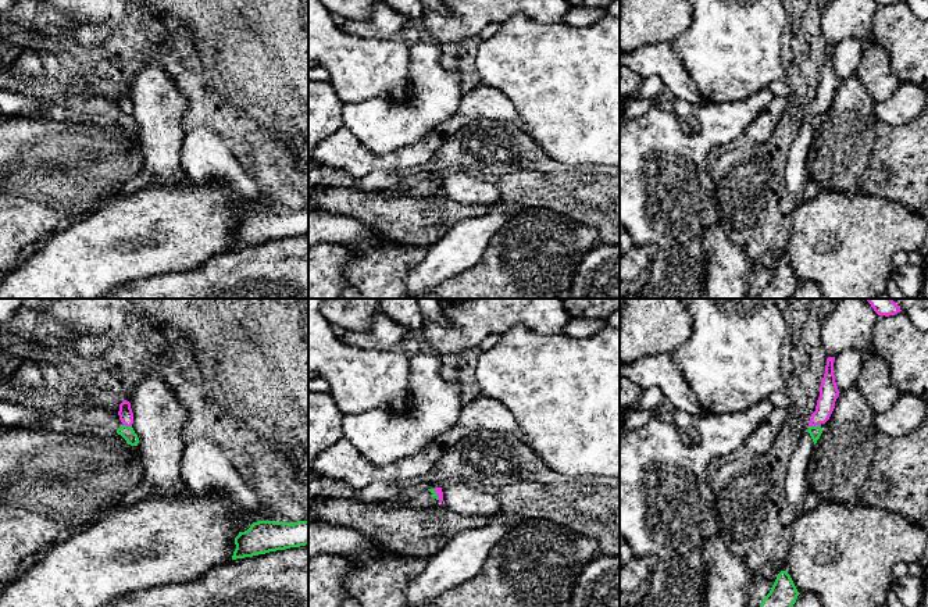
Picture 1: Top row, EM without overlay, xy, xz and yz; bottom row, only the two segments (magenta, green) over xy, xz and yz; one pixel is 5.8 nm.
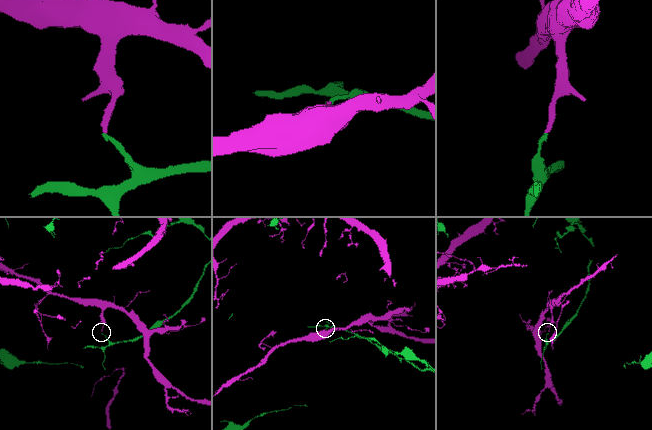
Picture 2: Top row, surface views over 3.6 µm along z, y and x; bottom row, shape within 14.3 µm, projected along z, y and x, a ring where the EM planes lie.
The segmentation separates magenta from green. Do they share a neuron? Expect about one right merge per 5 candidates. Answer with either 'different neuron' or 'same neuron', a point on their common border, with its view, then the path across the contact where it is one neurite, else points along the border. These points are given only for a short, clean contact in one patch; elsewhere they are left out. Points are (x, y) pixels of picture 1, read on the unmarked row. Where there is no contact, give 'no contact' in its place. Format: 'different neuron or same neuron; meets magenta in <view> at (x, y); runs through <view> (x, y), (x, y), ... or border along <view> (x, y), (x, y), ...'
different neuron; meets magenta in yz at (814, 114); border along yz (820, 113), (809, 115)

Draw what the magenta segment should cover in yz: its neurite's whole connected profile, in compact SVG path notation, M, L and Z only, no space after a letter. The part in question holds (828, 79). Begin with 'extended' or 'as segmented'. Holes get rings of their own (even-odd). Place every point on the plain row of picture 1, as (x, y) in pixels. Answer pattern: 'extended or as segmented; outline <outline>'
as segmented; outline M835 46L827 47L825 63L820 75L820 86L817 89L815 100L811 103L809 115L825 113L835 97L839 79L834 64L834 50Z

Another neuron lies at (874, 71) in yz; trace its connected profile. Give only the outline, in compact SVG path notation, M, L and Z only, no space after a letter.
M878 43L864 53L857 67L856 76L874 103L888 100L902 83L892 71L888 51Z

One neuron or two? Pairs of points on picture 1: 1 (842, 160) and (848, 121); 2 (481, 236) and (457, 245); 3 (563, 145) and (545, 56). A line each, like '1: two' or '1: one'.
1: one
2: one
3: one

